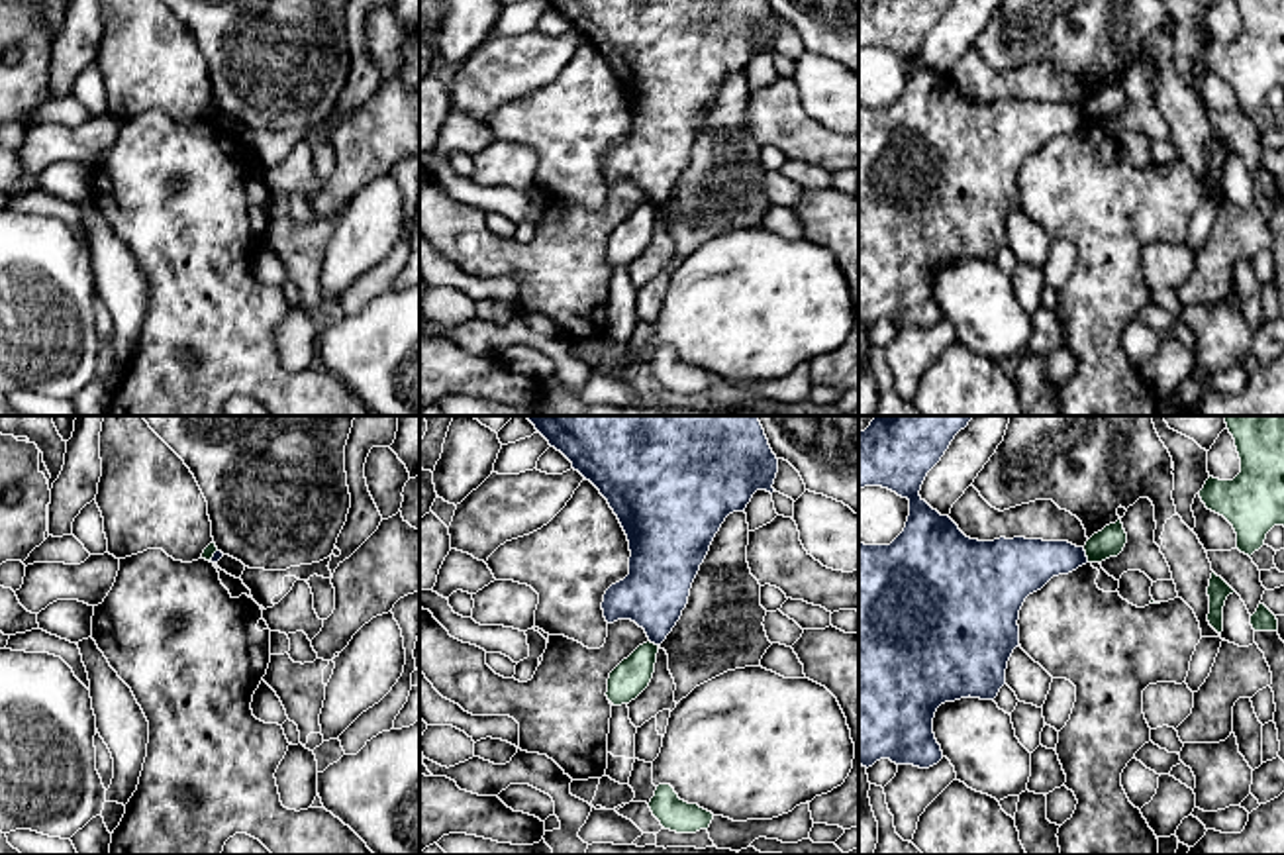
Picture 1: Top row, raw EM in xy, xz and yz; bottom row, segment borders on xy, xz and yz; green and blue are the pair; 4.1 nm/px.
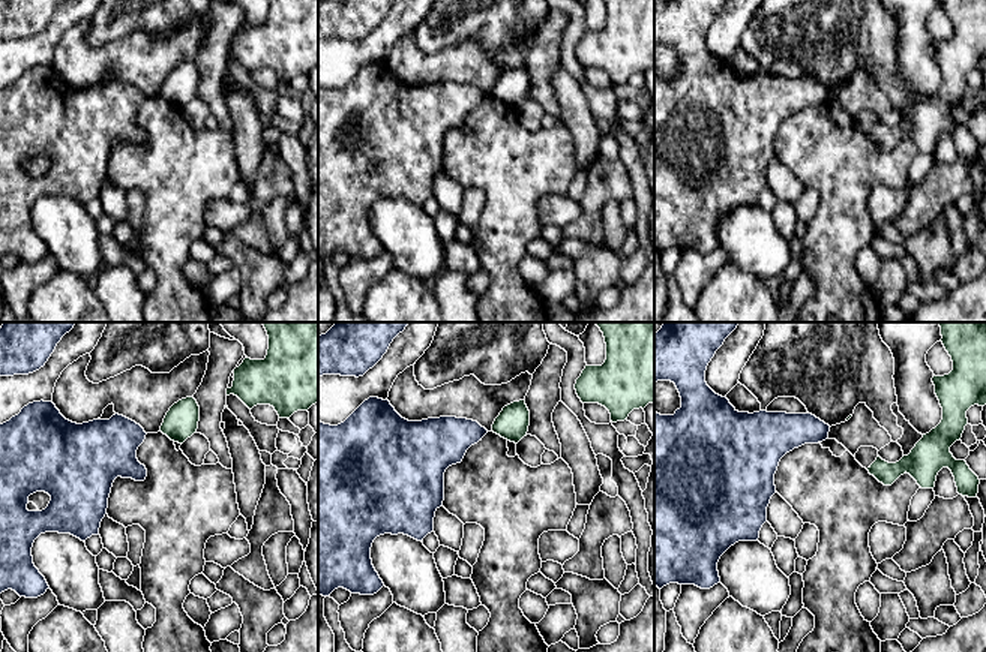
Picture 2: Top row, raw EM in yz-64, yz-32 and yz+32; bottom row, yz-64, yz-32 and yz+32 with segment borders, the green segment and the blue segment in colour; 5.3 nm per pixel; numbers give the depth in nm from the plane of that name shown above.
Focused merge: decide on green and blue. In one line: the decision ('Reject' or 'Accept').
Reject

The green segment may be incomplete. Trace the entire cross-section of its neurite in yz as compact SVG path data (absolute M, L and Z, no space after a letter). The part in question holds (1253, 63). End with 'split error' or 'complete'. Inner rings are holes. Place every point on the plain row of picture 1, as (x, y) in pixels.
M1235 0L1241 33L1233 41L1210 37L1200 51L1208 71L1223 76L1237 94L1237 110L1253 116L1274 86L1284 86L1284 0Z; complete

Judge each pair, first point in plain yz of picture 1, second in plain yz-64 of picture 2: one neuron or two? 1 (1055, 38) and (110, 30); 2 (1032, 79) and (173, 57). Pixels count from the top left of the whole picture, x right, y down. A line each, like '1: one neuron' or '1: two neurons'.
1: one neuron
2: one neuron

